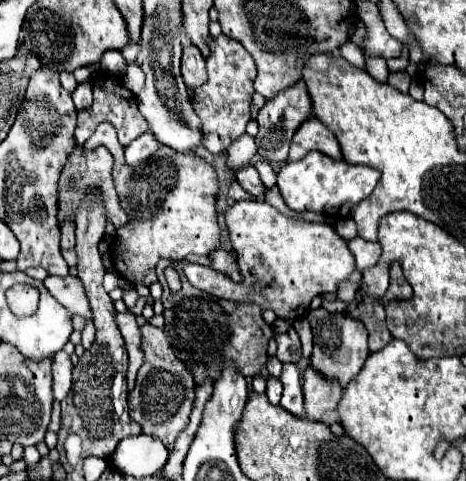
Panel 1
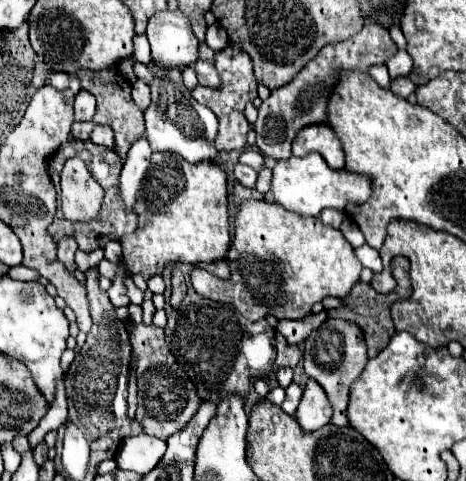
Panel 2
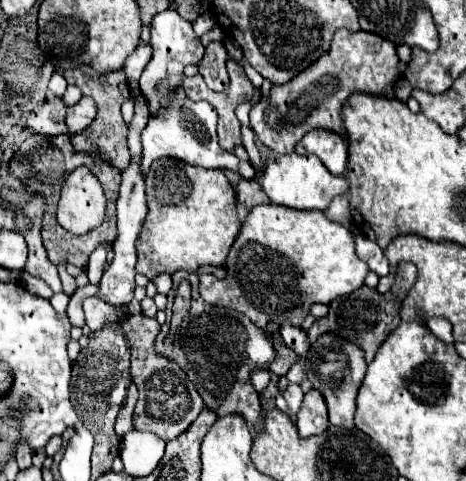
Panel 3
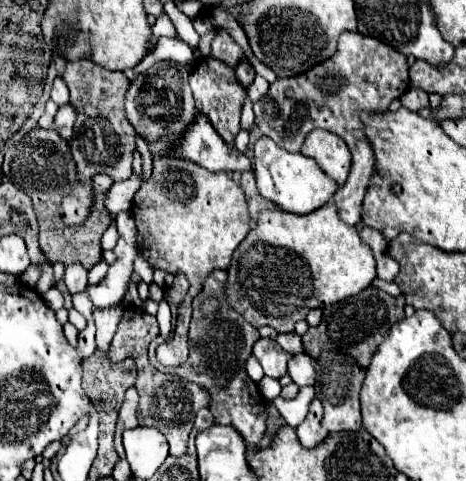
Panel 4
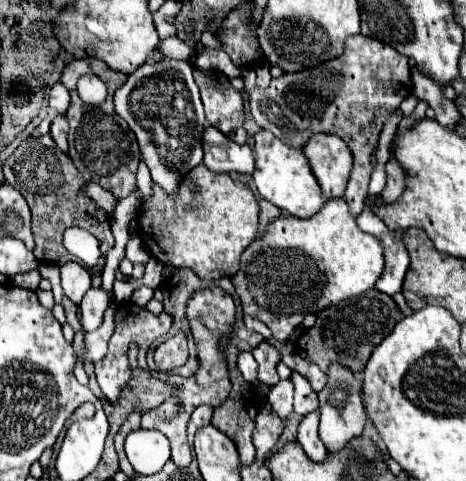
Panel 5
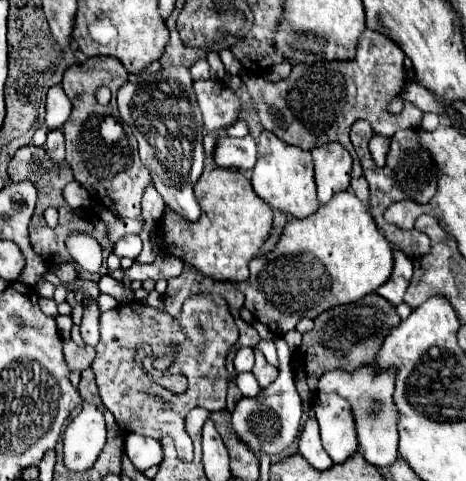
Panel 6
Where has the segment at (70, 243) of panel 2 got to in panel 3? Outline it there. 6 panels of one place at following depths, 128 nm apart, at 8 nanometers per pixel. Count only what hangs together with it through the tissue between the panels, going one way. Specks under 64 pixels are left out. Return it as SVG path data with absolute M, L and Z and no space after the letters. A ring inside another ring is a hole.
M58 264L58 272L60 272L60 280L62 280L62 290L64 290L64 294L72 296L74 290L76 290L76 282L74 282L74 278L66 272L64 264Z

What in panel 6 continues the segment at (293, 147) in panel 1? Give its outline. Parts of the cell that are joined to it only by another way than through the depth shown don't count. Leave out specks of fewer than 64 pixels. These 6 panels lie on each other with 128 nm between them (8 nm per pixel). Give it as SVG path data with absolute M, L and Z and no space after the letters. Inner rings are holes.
M326 144L312 150L314 172L318 186L318 200L326 204L336 192L350 186L352 156L340 144Z

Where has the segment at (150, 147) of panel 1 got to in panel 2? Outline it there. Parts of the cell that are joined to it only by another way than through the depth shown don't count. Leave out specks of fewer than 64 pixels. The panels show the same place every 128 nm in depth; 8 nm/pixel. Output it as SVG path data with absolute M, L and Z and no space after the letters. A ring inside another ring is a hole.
M138 138L124 160L124 168L120 174L120 196L128 212L134 212L136 208L138 194L142 188L142 178L150 164L150 156L152 156L152 150L148 148L148 142L144 138Z

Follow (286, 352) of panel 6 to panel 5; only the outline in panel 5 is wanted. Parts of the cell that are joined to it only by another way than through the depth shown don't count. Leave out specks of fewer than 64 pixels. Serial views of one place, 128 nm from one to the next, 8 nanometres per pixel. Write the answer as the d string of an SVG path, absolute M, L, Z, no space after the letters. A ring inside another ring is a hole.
M280 380L278 384L274 384L268 392L268 402L270 402L270 408L272 412L282 420L282 422L288 422L290 414L294 414L294 406L292 406L292 382L290 380Z

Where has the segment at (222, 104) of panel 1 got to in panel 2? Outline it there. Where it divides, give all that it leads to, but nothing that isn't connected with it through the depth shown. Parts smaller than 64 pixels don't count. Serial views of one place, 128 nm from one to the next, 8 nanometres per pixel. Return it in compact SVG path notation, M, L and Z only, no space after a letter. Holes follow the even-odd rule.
M230 44L222 52L216 52L216 70L222 78L222 88L216 90L216 88L206 88L198 84L190 90L190 94L194 100L212 108L212 112L218 116L220 126L218 126L218 136L216 136L216 148L220 152L230 152L230 150L240 152L246 146L246 132L248 132L248 120L244 118L244 106L256 98L256 86L258 86L254 72L252 72L252 60L242 48L236 48L234 44Z

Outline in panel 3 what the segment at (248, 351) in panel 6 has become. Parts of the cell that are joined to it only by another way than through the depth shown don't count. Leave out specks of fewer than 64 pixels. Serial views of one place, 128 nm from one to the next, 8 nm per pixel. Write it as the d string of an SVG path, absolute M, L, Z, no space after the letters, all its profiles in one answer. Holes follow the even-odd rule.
M258 368L258 370L252 372L252 384L254 384L254 388L256 388L258 392L262 392L268 382L270 382L270 372L268 372L268 370Z

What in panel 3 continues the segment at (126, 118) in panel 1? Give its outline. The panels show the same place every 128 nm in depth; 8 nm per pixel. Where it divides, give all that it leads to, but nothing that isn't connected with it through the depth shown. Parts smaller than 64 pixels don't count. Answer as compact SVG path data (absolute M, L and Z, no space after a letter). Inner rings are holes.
M80 64L76 68L64 70L64 78L66 78L68 84L78 86L82 90L82 94L90 96L98 106L98 116L94 118L94 122L88 128L84 128L80 134L70 136L72 146L78 152L96 152L96 154L100 154L102 160L106 160L110 164L124 164L124 168L128 168L128 164L130 164L130 152L128 152L128 146L126 146L128 128L126 128L124 120L122 120L122 112L120 112L122 102L130 96L124 72L118 70L118 72L98 74L98 72L94 72L92 66Z

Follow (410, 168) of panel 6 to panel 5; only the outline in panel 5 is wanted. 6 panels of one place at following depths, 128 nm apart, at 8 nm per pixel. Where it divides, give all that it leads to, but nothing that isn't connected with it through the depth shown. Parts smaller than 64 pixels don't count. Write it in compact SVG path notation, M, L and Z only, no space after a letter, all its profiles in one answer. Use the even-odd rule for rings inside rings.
M392 156L388 162L386 162L386 188L382 192L382 202L394 202L398 200L398 196L404 192L406 188L406 176L404 176L404 168L398 164L398 160Z

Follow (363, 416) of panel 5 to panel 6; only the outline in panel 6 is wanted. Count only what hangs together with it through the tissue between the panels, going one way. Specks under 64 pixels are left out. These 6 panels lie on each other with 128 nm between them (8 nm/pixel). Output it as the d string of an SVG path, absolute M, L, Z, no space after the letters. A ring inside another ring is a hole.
M320 392L314 400L314 412L326 454L334 460L334 464L346 462L358 450L350 404L336 394Z

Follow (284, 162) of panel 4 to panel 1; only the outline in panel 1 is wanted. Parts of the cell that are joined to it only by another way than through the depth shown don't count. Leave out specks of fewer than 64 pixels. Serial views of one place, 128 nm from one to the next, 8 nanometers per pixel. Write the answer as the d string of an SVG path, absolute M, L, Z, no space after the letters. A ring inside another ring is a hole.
M308 152L302 160L288 160L278 170L278 188L286 206L294 212L316 212L348 216L350 208L372 194L380 180L380 172L368 166L352 166L344 160L336 162L322 152Z

